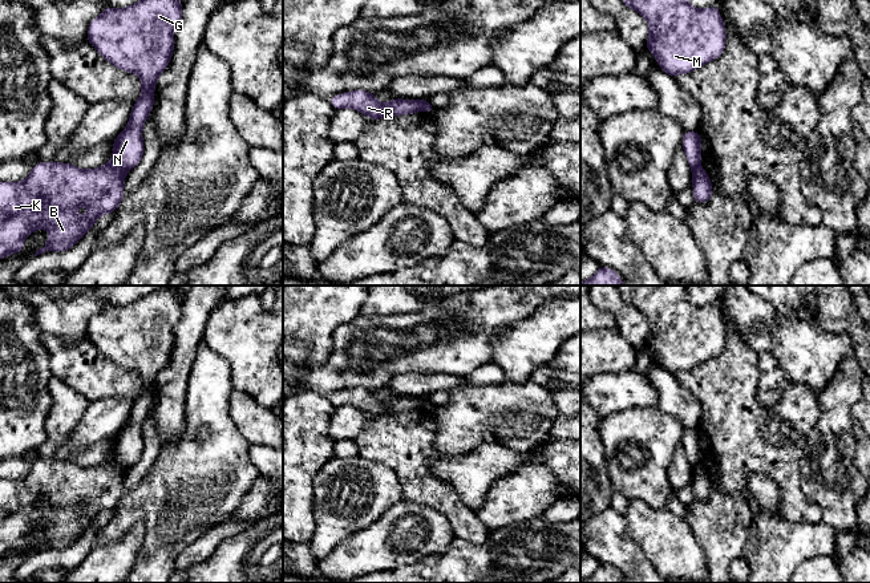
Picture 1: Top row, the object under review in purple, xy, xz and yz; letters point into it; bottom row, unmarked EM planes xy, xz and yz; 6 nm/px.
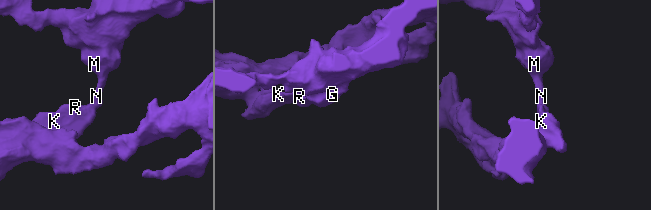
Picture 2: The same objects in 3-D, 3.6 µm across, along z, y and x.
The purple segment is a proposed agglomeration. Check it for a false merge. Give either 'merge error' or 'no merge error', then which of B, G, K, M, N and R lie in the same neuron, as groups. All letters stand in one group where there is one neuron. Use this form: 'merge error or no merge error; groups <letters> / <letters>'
merge error; groups B K R / G M N

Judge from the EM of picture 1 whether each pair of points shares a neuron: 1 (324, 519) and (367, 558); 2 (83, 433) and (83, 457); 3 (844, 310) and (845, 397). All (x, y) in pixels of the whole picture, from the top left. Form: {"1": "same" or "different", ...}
{"1": "different", "2": "different", "3": "different"}

